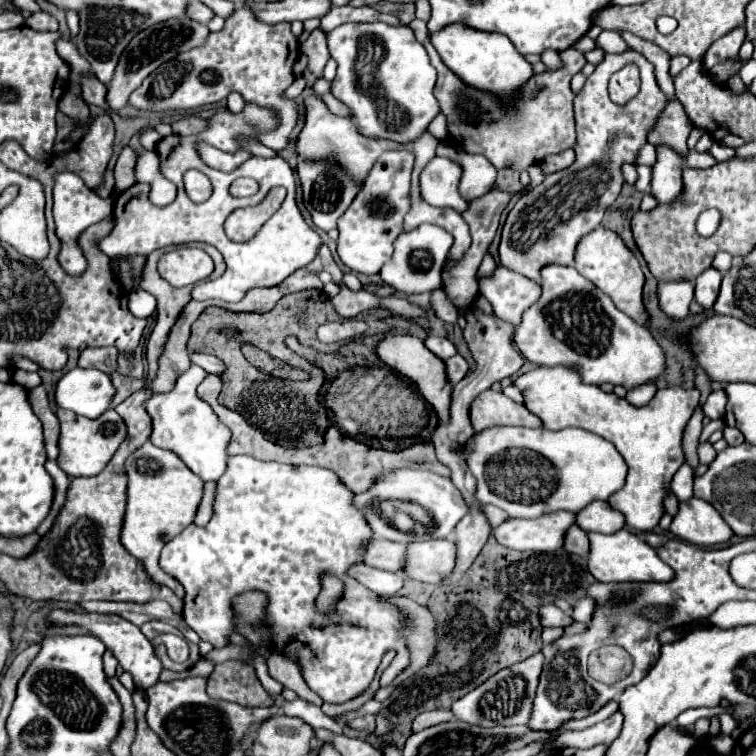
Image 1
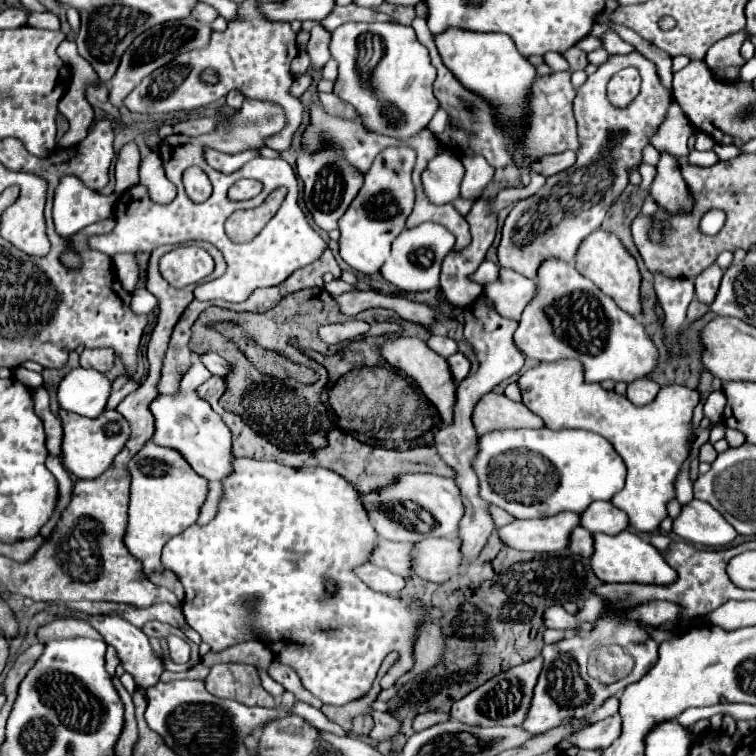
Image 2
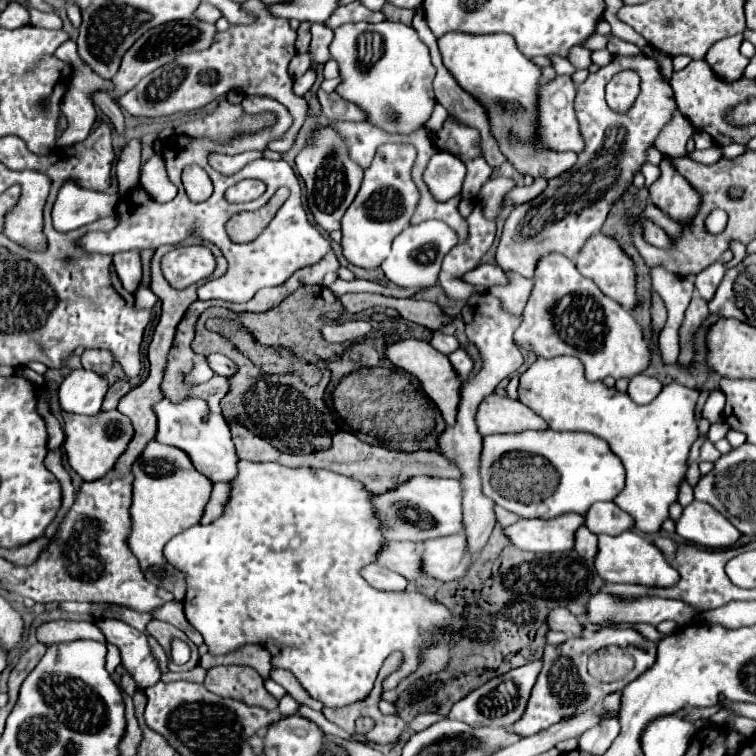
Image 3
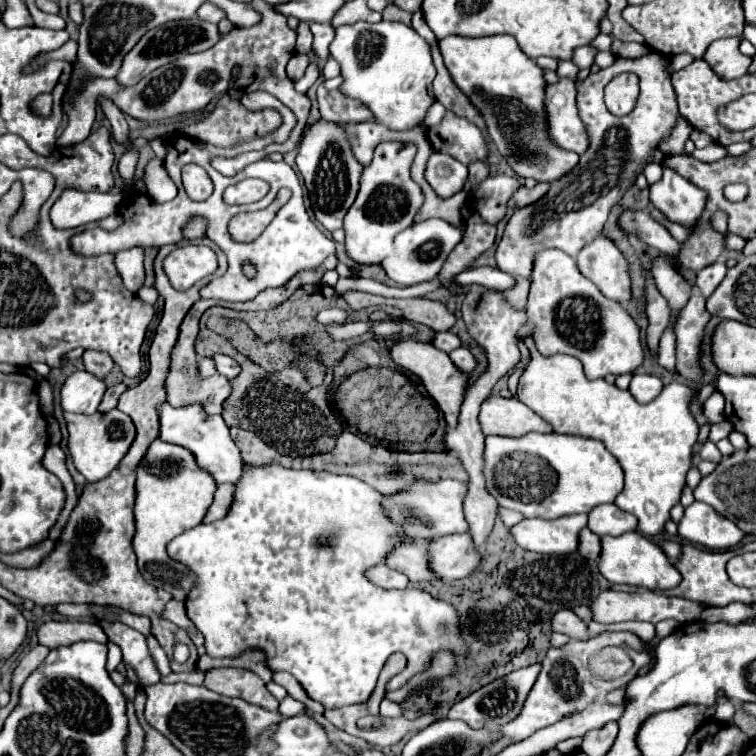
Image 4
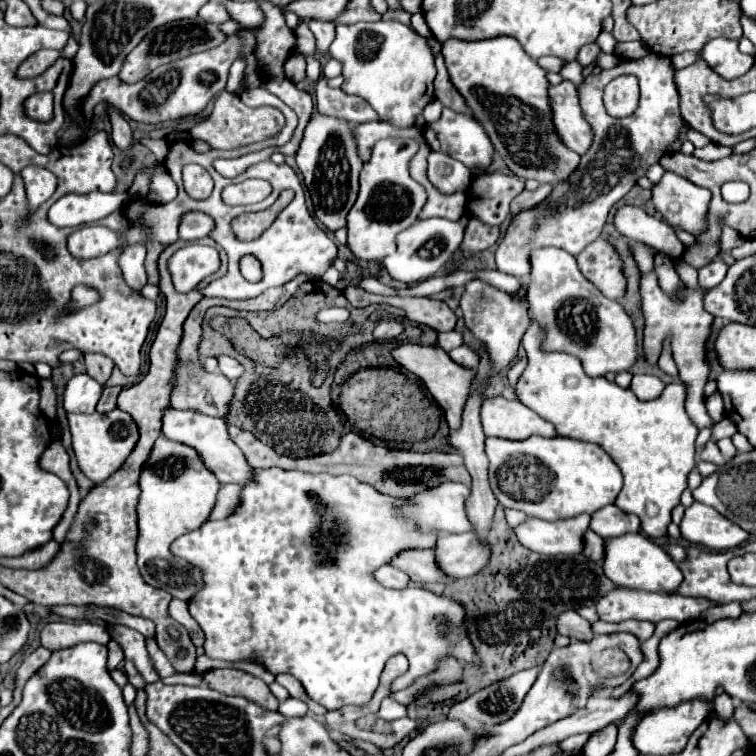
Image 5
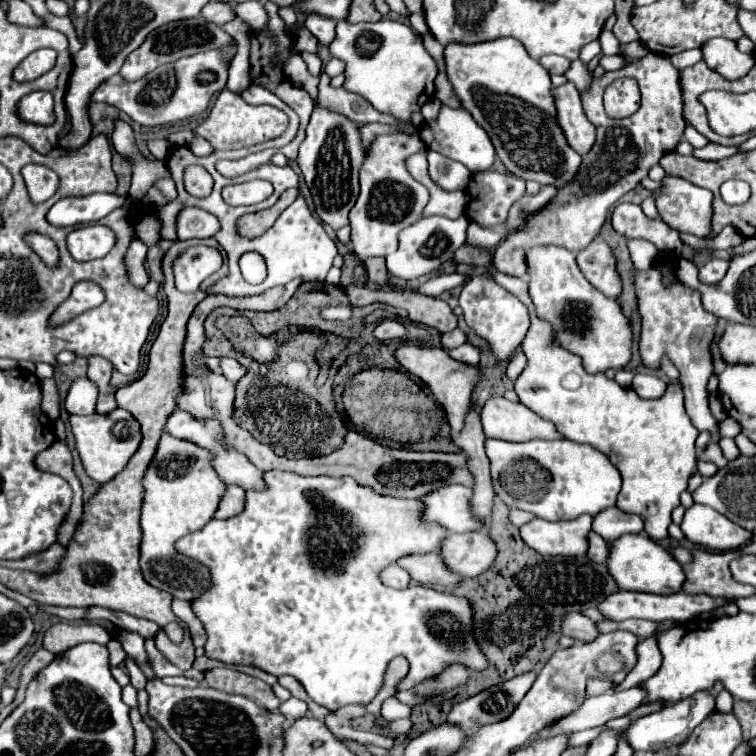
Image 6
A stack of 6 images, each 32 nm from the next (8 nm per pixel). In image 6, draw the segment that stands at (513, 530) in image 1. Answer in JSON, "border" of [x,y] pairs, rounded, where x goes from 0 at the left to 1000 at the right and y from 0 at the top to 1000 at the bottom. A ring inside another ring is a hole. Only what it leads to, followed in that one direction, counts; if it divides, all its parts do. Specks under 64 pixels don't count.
{"border":[[[772,680],[759,688],[722,690],[706,685],[704,690],[688,696],[690,717],[725,735],[767,735],[778,728],[778,704],[783,683]]]}

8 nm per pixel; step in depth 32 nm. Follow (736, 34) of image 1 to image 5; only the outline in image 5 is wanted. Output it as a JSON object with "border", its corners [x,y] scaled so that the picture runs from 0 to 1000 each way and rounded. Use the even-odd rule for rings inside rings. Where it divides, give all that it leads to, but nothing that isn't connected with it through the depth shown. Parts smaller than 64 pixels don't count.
{"border":[[[968,50],[942,53],[937,61],[931,61],[929,77],[947,98],[952,98],[960,106],[971,106],[987,98],[997,85],[997,74],[979,71],[976,53],[968,53]]]}

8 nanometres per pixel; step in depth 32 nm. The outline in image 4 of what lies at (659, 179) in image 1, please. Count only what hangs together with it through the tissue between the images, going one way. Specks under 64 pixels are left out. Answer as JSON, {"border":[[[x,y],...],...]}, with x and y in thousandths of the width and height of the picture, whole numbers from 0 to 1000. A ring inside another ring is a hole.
{"border":[[[876,220],[876,235],[860,246],[860,267],[881,283],[884,291],[902,296],[905,302],[915,302],[921,296],[926,280],[931,278],[934,254],[907,241],[897,228],[884,220]]]}

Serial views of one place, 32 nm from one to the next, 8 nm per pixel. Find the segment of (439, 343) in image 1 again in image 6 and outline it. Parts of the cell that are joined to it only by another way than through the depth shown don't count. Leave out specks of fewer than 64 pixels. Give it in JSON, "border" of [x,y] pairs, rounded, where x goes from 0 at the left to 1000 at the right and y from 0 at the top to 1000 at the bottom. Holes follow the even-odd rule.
{"border":[[[601,434],[598,439],[585,442],[582,444],[582,452],[585,452],[585,460],[587,463],[598,463],[598,460],[603,460],[603,458],[608,458],[608,455],[616,452],[616,442],[608,434]]]}

